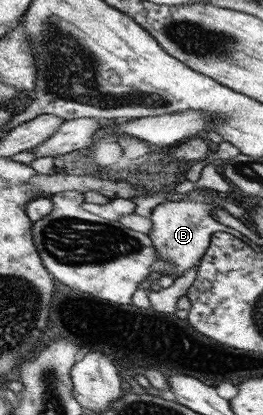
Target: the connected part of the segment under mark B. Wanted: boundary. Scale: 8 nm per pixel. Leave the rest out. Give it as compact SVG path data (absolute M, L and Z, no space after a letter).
M205 187L193 189L181 201L164 201L151 210L149 218L152 228L147 232L147 235L155 248L155 255L157 255L155 261L169 263L174 271L171 275L174 279L186 269L198 265L209 245L212 233L229 230L227 226L219 224L211 216L213 207L219 207L215 201L211 200L211 194L214 193Z

